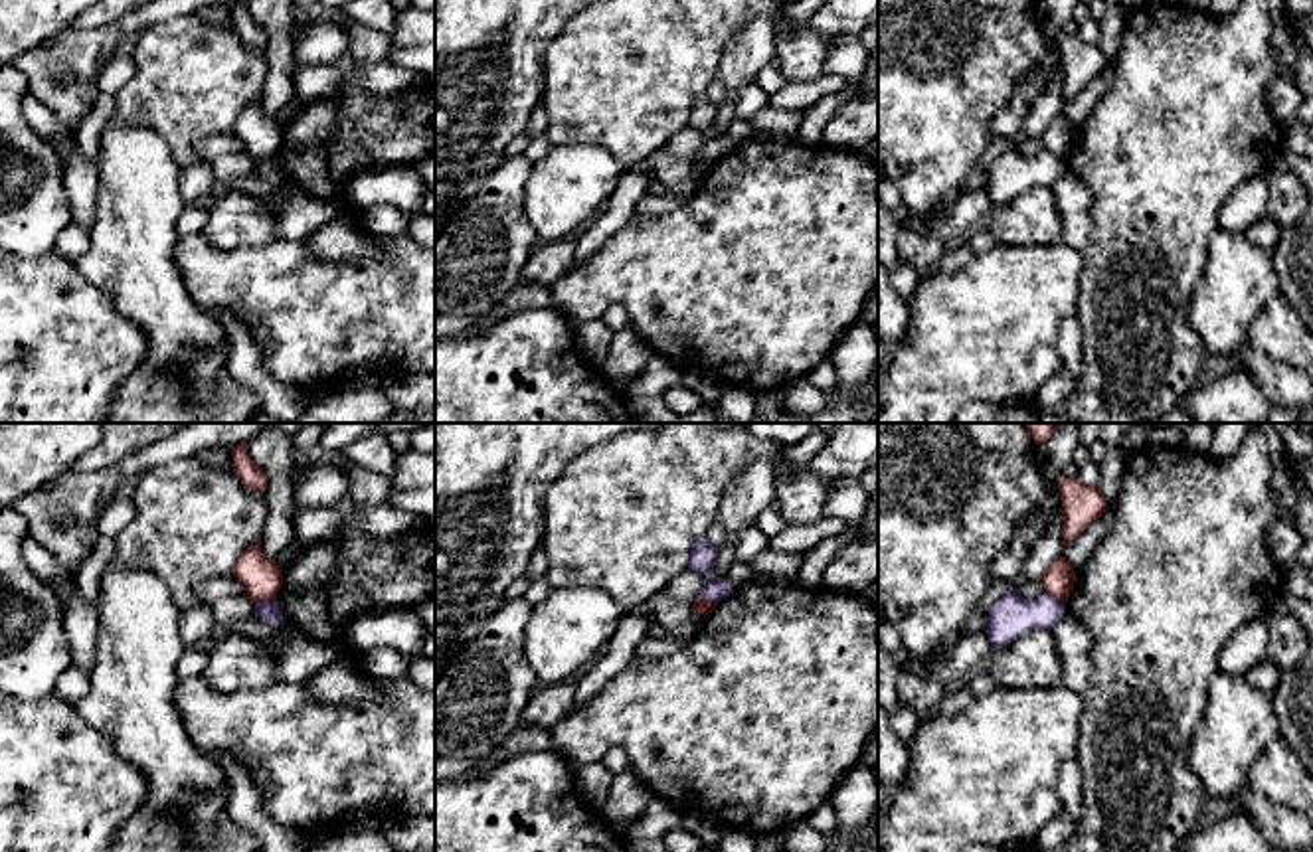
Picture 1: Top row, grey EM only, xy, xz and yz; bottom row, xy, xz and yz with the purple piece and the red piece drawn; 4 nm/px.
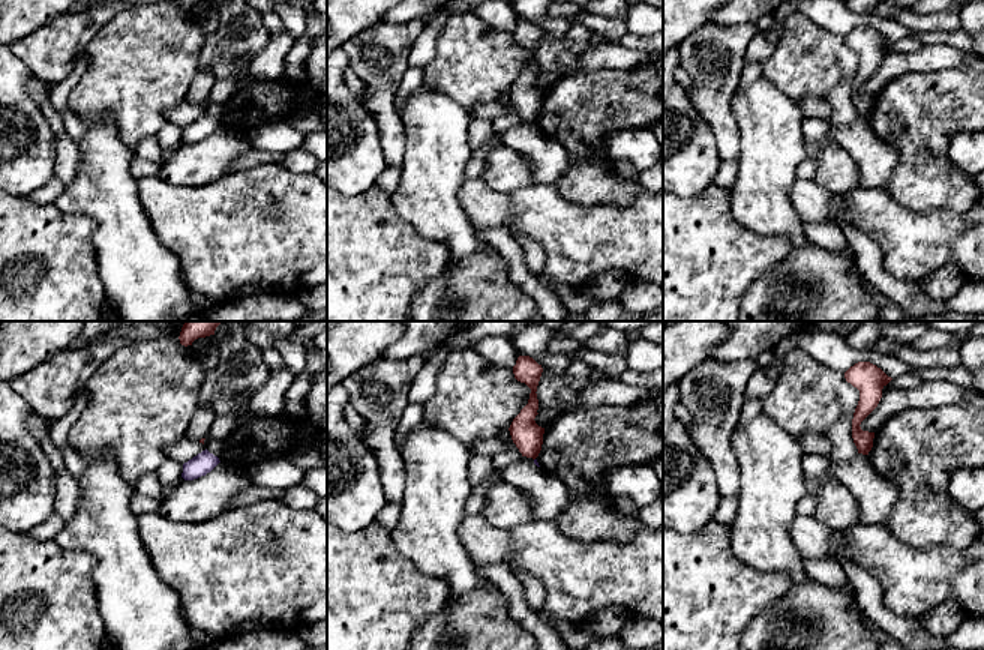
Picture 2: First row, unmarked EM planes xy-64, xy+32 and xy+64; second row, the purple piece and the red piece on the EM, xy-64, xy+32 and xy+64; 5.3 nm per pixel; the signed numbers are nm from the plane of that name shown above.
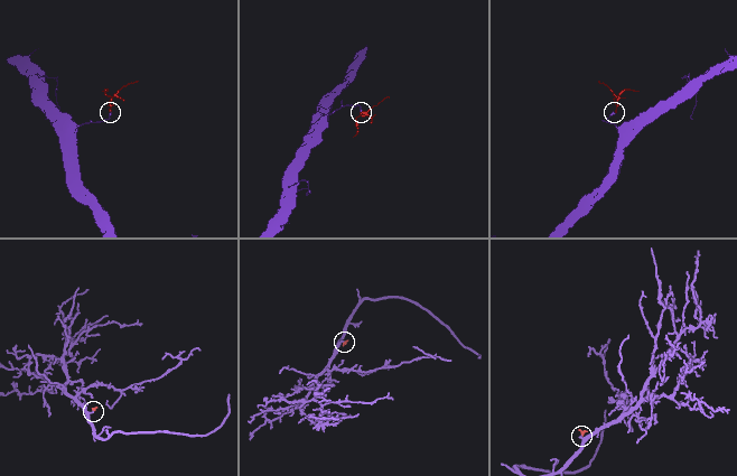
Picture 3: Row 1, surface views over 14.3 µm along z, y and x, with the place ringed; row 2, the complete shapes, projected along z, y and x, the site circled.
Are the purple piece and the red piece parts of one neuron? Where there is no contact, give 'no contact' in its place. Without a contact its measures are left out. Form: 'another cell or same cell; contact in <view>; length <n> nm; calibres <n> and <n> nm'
another cell; contact in xy; length 90 nm; calibres 90 and 170 nm

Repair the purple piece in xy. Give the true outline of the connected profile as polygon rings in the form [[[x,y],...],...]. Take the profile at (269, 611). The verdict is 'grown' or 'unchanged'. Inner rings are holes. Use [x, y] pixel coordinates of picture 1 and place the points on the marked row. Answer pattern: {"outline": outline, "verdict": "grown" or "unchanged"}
{"outline": [[[277,597],[269,599],[269,601],[255,603],[253,613],[269,625],[285,625],[285,617],[283,617]]], "verdict": "unchanged"}

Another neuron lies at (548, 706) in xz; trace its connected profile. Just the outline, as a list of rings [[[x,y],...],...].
[[[573,680],[564,684],[546,686],[540,692],[534,692],[530,702],[522,712],[524,724],[536,724],[544,727],[554,727],[564,718],[569,716],[573,708]]]

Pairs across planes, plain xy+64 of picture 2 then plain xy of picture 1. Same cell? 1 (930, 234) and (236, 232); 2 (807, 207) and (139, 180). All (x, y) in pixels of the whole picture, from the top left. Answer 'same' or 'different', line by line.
1: different
2: different

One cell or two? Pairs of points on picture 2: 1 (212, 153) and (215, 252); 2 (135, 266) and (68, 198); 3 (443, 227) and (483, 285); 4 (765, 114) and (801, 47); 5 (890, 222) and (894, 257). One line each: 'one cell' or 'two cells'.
1: two cells
2: one cell
3: two cells
4: two cells
5: one cell

